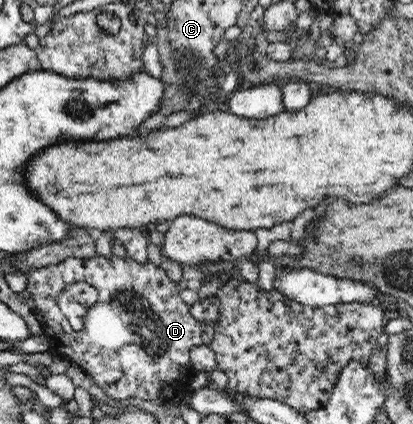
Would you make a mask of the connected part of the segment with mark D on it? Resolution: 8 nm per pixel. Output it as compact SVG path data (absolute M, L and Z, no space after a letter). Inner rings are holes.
M98 255L90 260L67 258L55 265L33 270L27 277L26 289L29 292L27 303L31 310L43 316L44 334L51 342L48 351L75 361L106 395L116 400L116 403L139 398L168 405L167 399L163 398L167 385L178 387L180 398L192 391L190 383L186 383L185 375L188 375L193 367L191 350L202 344L204 323L191 315L190 306L183 301L177 286L162 268L152 262L139 264L131 257L126 260L117 256L106 259ZM79 282L92 285L98 291L99 301L88 309L82 331L75 332L67 317L63 315L57 300L67 286Z

